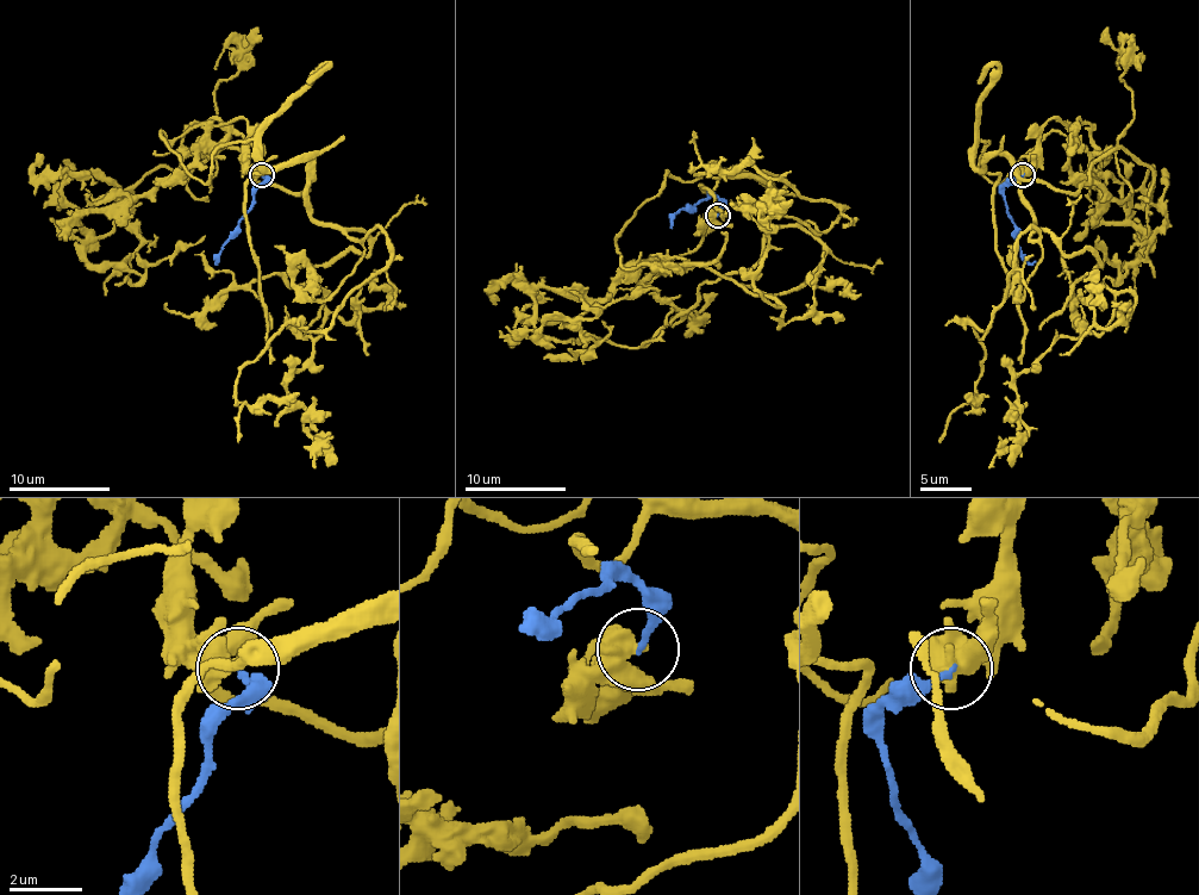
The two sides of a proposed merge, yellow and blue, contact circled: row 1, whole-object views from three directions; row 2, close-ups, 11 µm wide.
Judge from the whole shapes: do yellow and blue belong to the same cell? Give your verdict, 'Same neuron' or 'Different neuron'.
Different neuron

